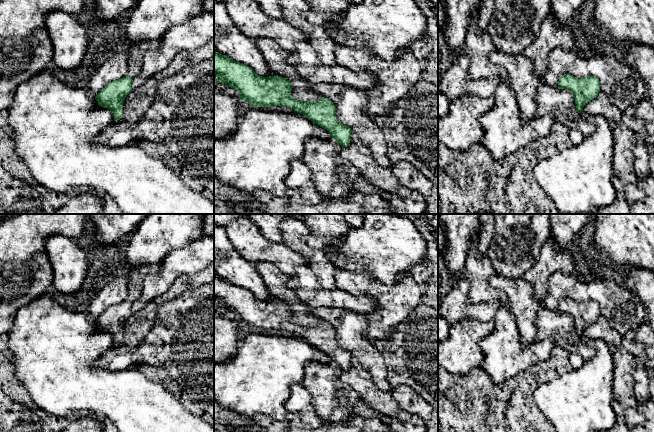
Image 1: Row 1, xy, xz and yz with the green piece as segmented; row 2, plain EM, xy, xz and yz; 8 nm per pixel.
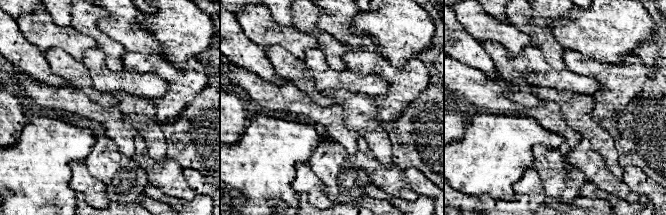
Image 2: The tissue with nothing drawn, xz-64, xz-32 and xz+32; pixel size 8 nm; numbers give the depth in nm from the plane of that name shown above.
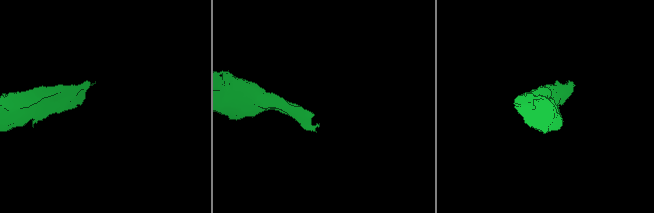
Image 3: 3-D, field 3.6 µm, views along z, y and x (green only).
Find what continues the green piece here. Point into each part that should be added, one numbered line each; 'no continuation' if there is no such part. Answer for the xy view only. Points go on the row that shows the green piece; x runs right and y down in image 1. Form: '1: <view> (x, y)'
1: xy (135, 52)

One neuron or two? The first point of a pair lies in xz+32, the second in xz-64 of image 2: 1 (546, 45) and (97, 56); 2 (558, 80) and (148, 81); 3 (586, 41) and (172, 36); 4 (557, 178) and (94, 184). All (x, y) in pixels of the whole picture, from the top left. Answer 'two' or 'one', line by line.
1: two
2: one
3: one
4: two

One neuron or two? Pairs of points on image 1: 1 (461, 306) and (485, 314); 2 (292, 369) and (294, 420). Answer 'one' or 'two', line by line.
1: one
2: two

